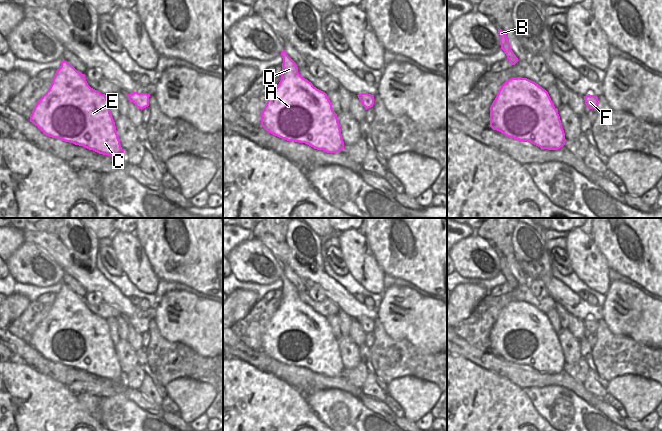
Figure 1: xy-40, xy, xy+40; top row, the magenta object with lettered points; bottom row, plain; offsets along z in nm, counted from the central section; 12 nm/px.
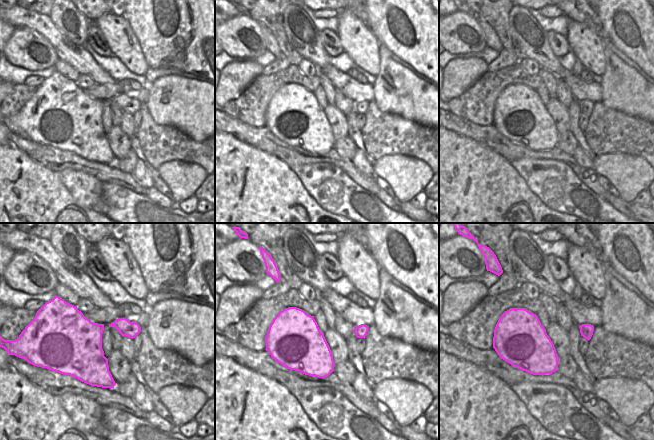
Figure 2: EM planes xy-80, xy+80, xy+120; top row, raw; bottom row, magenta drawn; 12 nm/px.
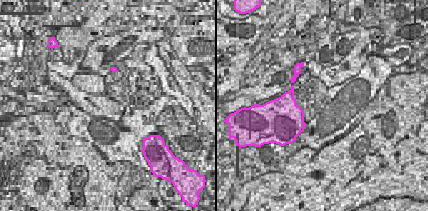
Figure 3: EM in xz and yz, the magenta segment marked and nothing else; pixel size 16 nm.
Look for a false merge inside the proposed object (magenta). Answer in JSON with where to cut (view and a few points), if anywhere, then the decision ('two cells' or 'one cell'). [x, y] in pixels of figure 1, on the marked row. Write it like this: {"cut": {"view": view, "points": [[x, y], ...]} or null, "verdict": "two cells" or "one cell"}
{"cut": {"view": "xy+40", "points": [[507, 56], [516, 58]]}, "verdict": "two cells"}

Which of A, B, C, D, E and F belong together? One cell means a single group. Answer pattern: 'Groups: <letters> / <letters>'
Groups: A C D E F / B

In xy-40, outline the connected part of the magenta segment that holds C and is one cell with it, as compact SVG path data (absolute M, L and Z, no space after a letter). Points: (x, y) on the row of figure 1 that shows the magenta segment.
M64 59L52 79L49 90L34 107L29 121L46 136L83 146L110 157L124 155L106 95L91 88L84 74Z

